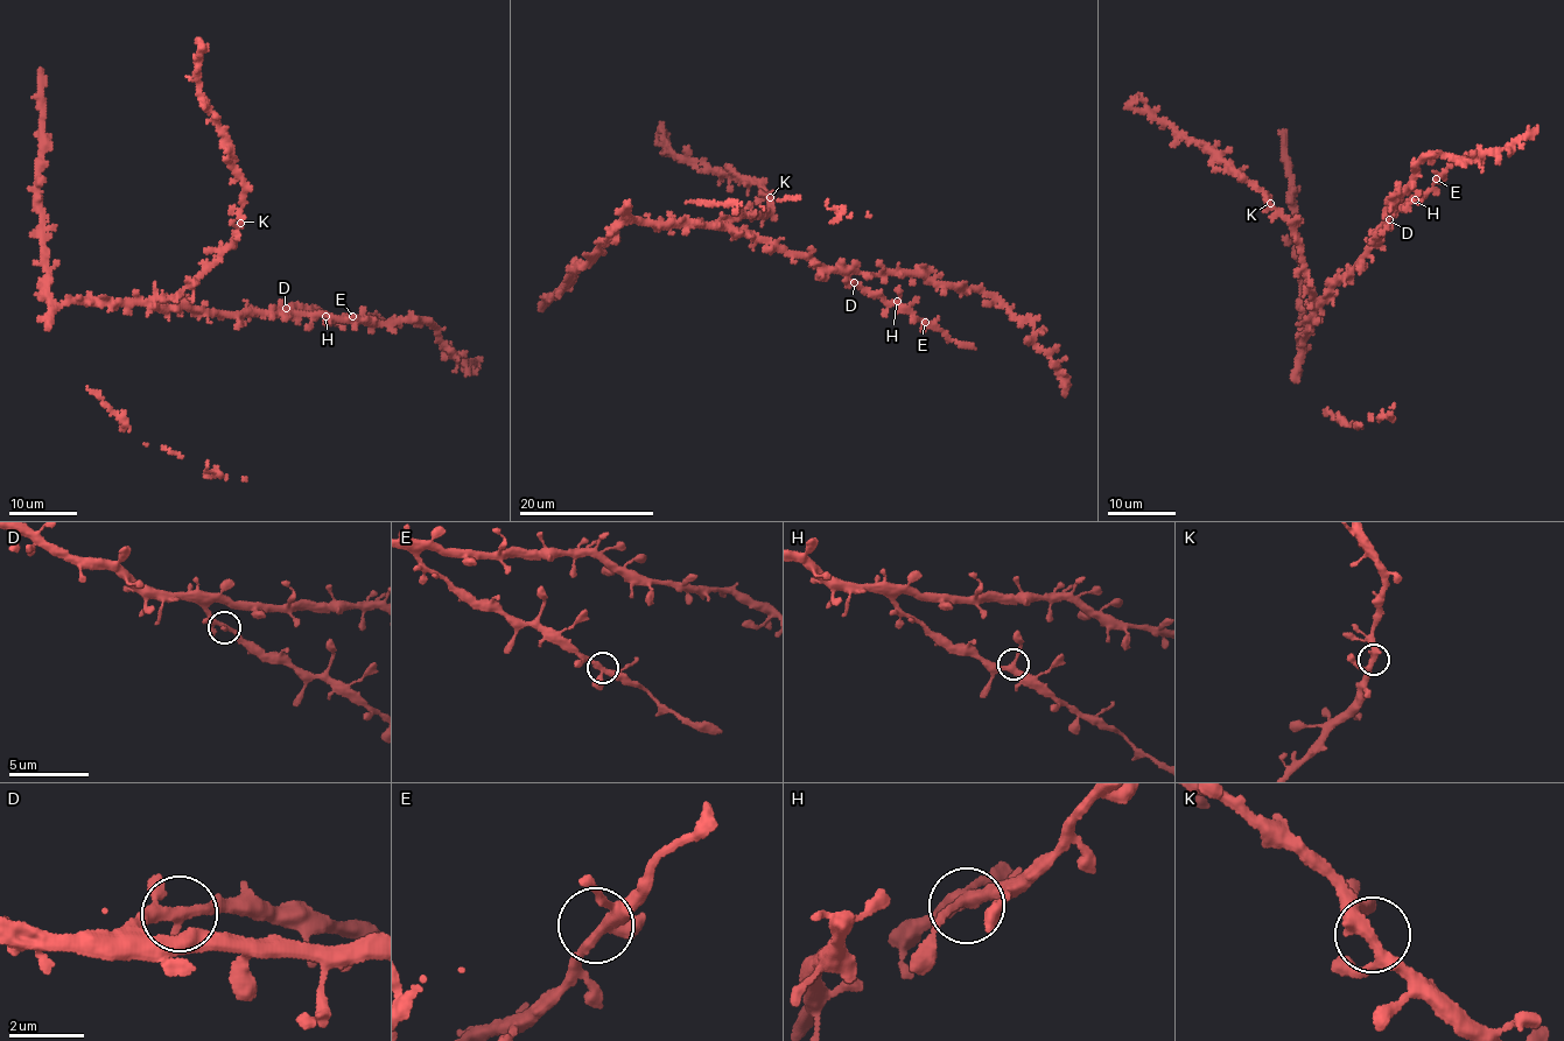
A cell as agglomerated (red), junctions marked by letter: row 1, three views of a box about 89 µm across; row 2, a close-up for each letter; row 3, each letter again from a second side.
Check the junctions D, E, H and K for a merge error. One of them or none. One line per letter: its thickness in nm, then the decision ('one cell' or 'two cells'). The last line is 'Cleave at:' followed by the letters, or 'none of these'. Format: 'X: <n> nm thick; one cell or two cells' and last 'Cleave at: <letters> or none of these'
D: 240 nm thick; one cell
E: 280 nm thick; one cell
H: 300 nm thick; one cell
K: 320 nm thick; one cell
Cleave at: none of these

